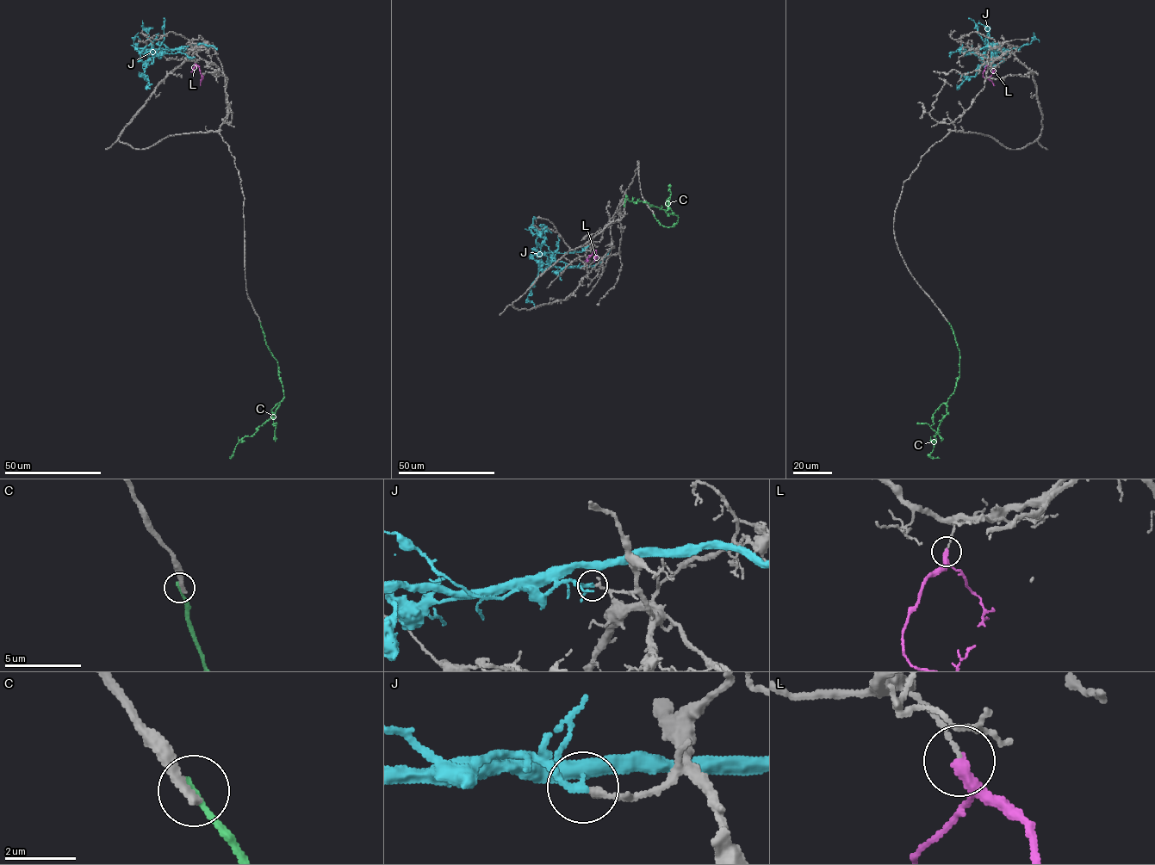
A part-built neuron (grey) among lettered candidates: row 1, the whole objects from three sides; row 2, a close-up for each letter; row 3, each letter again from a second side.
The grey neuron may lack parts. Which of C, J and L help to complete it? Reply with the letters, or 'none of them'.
none of them

